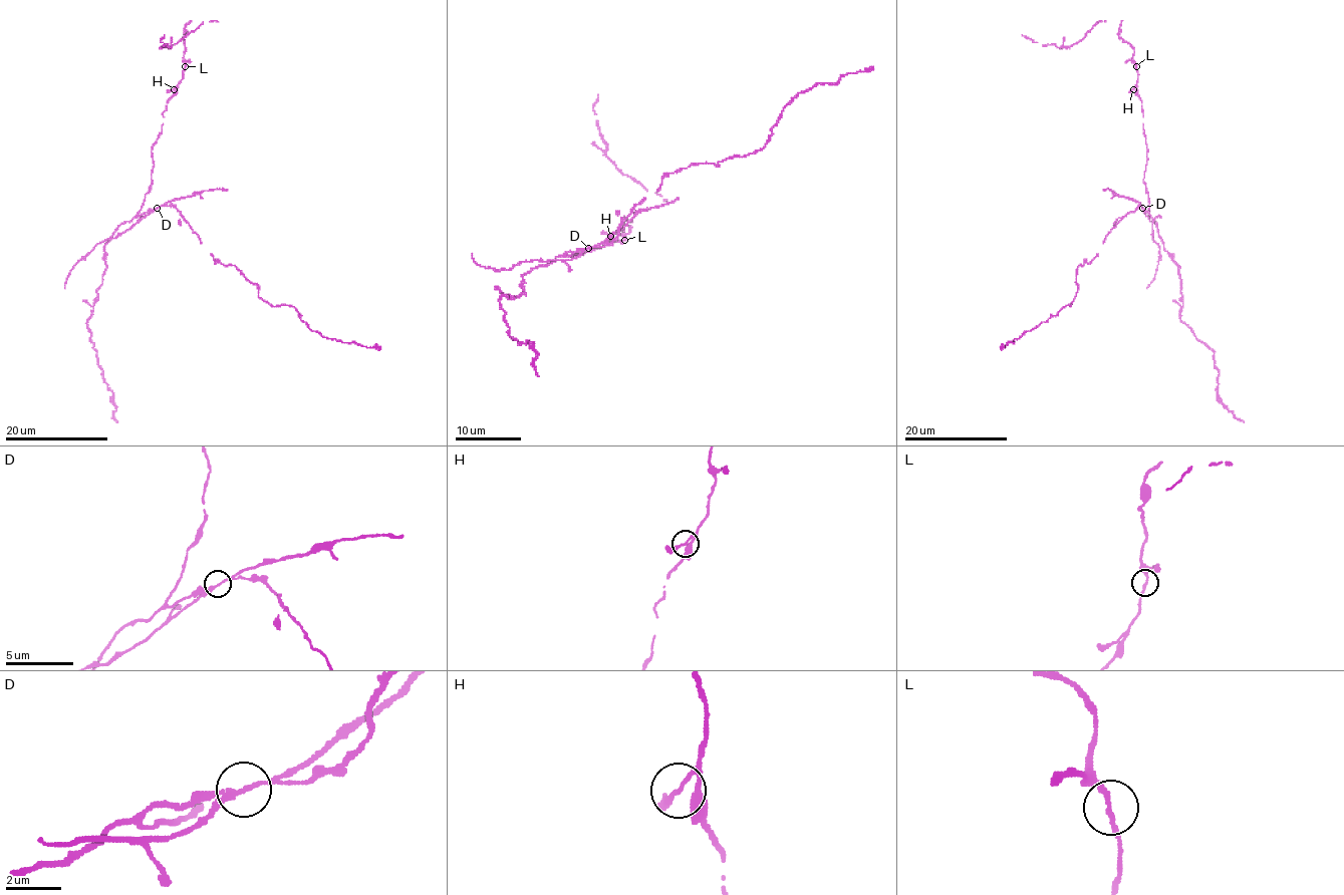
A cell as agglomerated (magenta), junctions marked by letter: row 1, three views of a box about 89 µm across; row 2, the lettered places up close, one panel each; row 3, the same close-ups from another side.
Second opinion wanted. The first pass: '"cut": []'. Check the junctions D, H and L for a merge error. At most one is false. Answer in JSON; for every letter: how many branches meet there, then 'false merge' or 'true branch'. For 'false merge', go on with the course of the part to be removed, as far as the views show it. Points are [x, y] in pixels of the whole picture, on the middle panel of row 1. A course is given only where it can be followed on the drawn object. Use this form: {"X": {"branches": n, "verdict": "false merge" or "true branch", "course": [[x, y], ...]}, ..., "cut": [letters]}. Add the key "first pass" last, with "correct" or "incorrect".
{"D": {"branches": 2, "verdict": "false merge", "course": [[588, 248], [570, 260], [523, 262], [509, 270], [480, 266], [472, 253]]}, "H": {"branches": 2, "verdict": "true branch"}, "L": {"branches": 2, "verdict": "true branch"}, "cut": ["D"], "first pass": "incorrect"}

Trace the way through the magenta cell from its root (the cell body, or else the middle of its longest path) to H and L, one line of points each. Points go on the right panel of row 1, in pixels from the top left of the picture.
H: (1145, 215), (1149, 214), (1149, 200), (1143, 182), (1147, 143), (1141, 100), (1132, 88)
L: (1145, 215), (1149, 214), (1149, 200), (1143, 182), (1147, 143), (1141, 100), (1136, 88), (1136, 66)

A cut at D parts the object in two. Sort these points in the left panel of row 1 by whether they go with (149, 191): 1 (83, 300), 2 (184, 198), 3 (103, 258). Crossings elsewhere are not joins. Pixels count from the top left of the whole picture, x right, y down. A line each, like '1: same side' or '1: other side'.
1: same side
2: other side
3: same side

